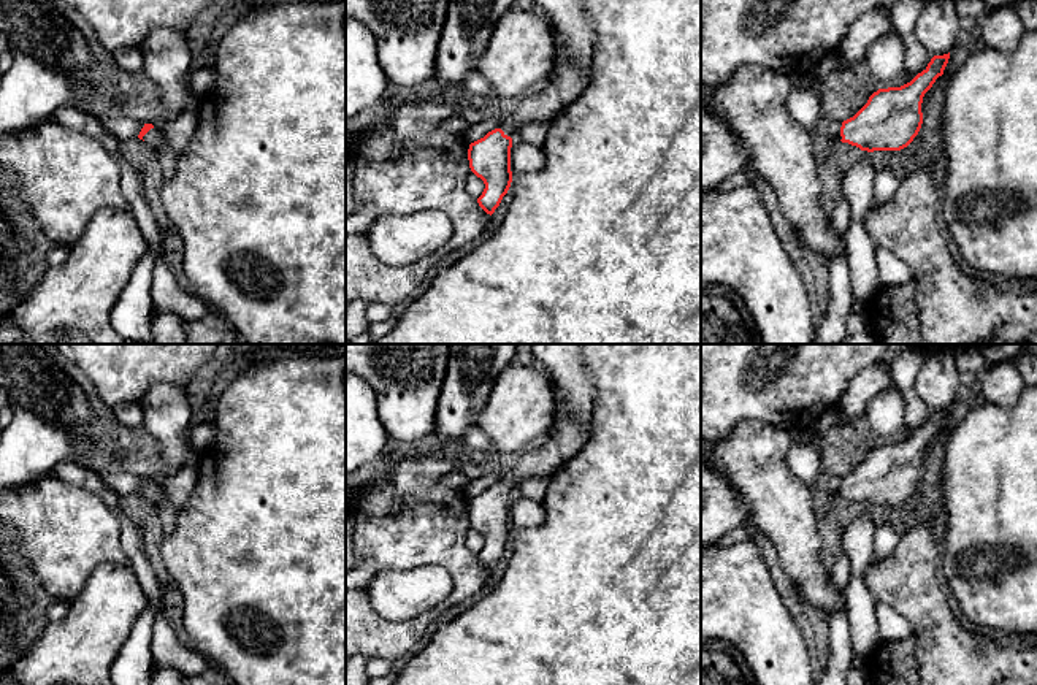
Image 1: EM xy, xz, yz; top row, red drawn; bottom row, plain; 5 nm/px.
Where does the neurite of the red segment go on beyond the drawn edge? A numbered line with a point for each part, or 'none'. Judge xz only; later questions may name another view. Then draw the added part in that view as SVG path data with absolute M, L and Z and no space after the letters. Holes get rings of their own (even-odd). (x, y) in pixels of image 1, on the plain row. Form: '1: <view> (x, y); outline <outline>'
1: xz (570, 436); outline M555 387L553 434L538 449L525 450L518 463L503 473L498 484L512 493L525 479L555 474L585 446L588 436L590 430L576 420L571 404Z

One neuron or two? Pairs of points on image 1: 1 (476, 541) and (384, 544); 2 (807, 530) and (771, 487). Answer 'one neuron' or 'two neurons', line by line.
1: two neurons
2: one neuron

